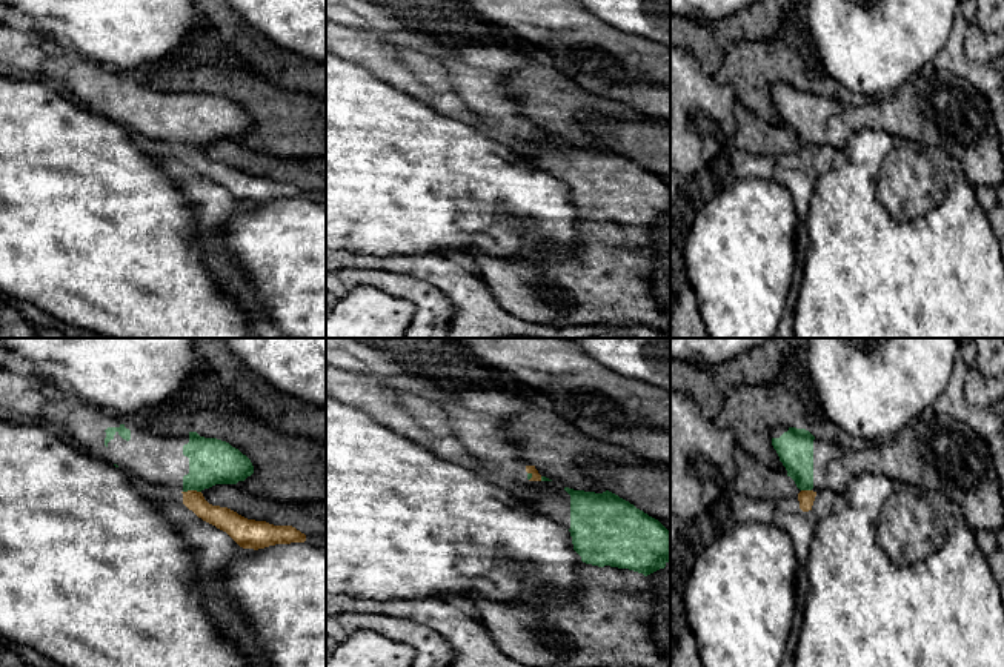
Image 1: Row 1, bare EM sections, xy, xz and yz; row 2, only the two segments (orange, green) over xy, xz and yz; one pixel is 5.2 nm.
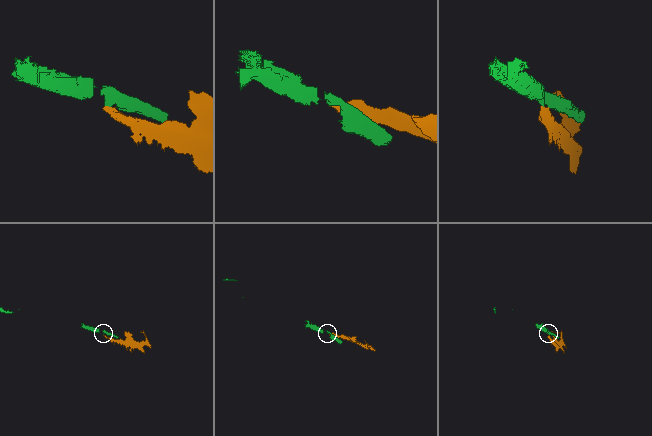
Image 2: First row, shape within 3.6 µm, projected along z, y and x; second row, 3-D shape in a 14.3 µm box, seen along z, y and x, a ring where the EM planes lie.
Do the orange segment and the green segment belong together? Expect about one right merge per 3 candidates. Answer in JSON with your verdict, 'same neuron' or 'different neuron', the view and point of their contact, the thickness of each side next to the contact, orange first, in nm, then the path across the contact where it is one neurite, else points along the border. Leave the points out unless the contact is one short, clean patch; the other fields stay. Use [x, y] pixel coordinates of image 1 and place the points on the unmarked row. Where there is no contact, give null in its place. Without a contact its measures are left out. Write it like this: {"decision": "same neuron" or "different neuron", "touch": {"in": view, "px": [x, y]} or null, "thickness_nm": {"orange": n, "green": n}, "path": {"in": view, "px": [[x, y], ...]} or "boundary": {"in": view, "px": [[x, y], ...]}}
{"decision": "different neuron", "touch": {"in": "xy", "px": [191, 146]}, "thickness_nm": {"orange": 120, "green": 240}, "boundary": {"in": "xy", "px": [[200, 146], [183, 148]]}}

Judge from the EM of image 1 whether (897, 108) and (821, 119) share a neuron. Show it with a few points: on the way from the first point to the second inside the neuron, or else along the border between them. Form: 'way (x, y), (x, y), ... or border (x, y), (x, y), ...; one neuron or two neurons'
way (878, 114), (840, 119); one neuron

